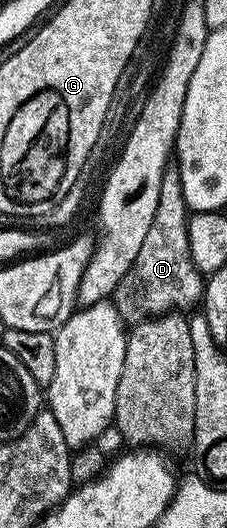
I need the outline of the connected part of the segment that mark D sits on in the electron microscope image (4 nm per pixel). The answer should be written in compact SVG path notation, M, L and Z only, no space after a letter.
M169 171L163 176L157 215L153 215L149 235L145 235L145 243L141 243L141 251L137 251L137 259L133 259L133 267L129 267L125 279L121 279L113 294L113 303L128 326L138 325L148 317L159 317L163 313L188 311L202 302L205 277L193 263L189 251L188 216L179 174Z

